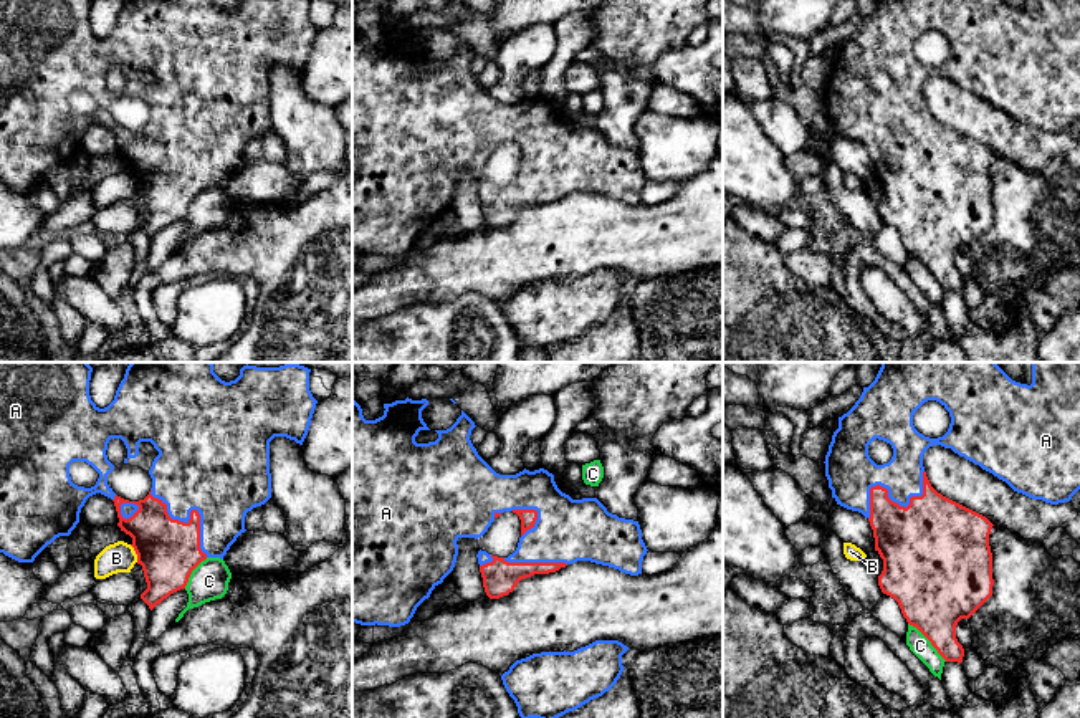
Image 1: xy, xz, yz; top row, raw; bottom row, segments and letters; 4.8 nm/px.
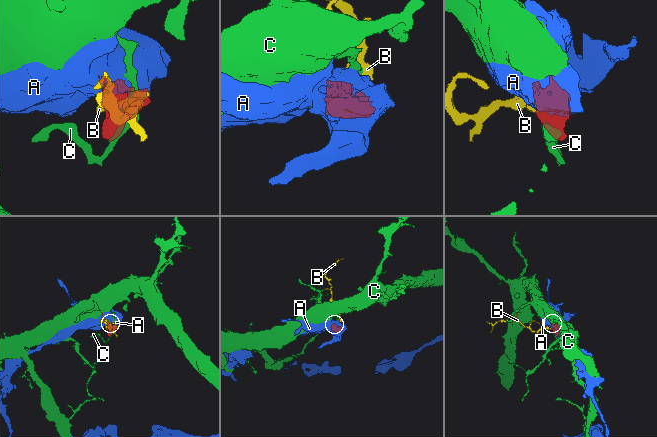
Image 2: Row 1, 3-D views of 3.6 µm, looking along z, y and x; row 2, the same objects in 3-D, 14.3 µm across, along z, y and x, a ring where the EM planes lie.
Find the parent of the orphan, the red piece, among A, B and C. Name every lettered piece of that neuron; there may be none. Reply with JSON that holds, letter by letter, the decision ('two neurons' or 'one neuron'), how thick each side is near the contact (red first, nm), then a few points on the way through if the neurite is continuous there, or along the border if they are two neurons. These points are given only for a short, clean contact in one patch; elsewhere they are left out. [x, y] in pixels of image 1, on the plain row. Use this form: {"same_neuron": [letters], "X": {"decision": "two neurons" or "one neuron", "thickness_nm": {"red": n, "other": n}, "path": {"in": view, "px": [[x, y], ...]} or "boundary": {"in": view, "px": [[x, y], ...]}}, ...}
{"same_neuron": ["A"], "A": {"decision": "one neuron", "thickness_nm": {"red": 300, "other": 460}}, "B": {"decision": "two neurons", "thickness_nm": {"red": 300, "other": 140}, "boundary": {"in": "xy", "px": [[129, 174], [138, 191]]}}, "C": {"decision": "two neurons", "thickness_nm": {"red": 380, "other": 100}}}

